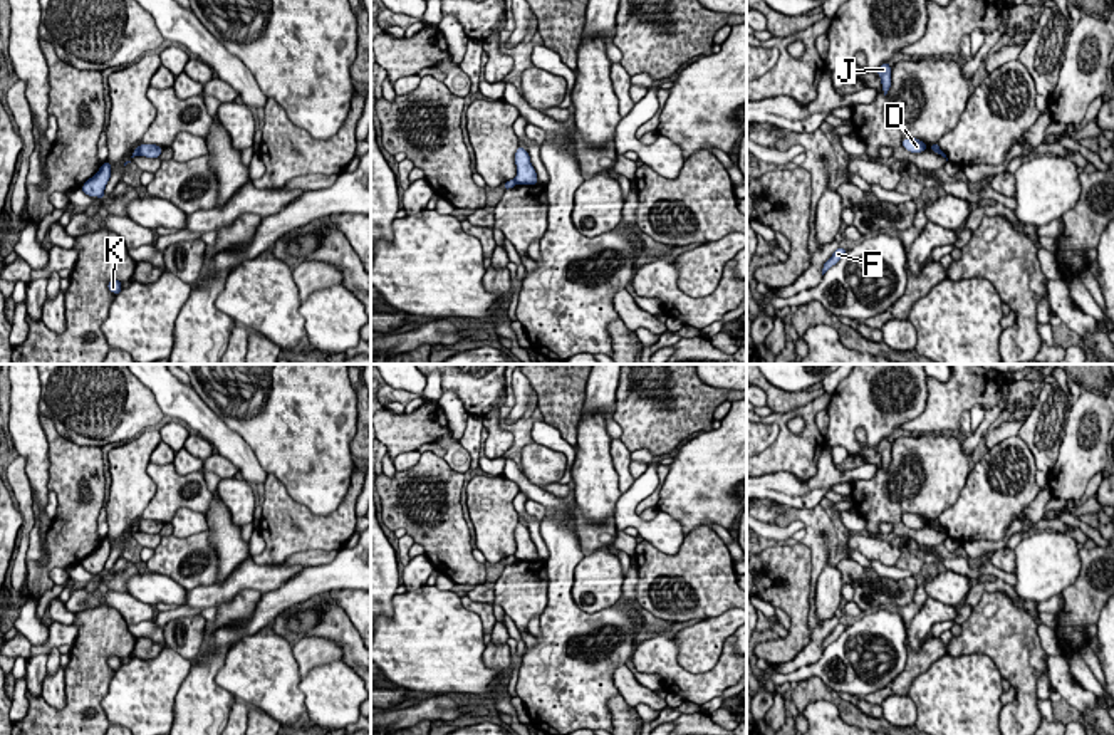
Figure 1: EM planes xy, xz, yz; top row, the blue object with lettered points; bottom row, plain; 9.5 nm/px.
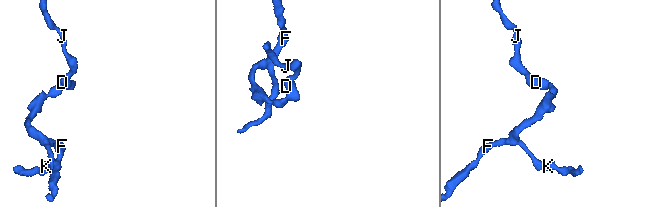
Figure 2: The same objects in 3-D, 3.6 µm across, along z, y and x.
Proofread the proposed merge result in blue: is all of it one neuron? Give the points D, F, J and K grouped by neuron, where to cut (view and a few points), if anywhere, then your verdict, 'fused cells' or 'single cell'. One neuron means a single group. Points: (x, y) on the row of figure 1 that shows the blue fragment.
D J / F K | xy (138, 146), (140, 153) | fused cells

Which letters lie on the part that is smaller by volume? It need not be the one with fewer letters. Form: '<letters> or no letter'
F, K

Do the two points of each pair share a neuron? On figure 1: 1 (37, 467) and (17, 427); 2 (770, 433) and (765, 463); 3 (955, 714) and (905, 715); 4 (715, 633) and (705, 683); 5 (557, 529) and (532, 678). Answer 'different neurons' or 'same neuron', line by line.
1: same neuron
2: different neurons
3: different neurons
4: different neurons
5: same neuron

